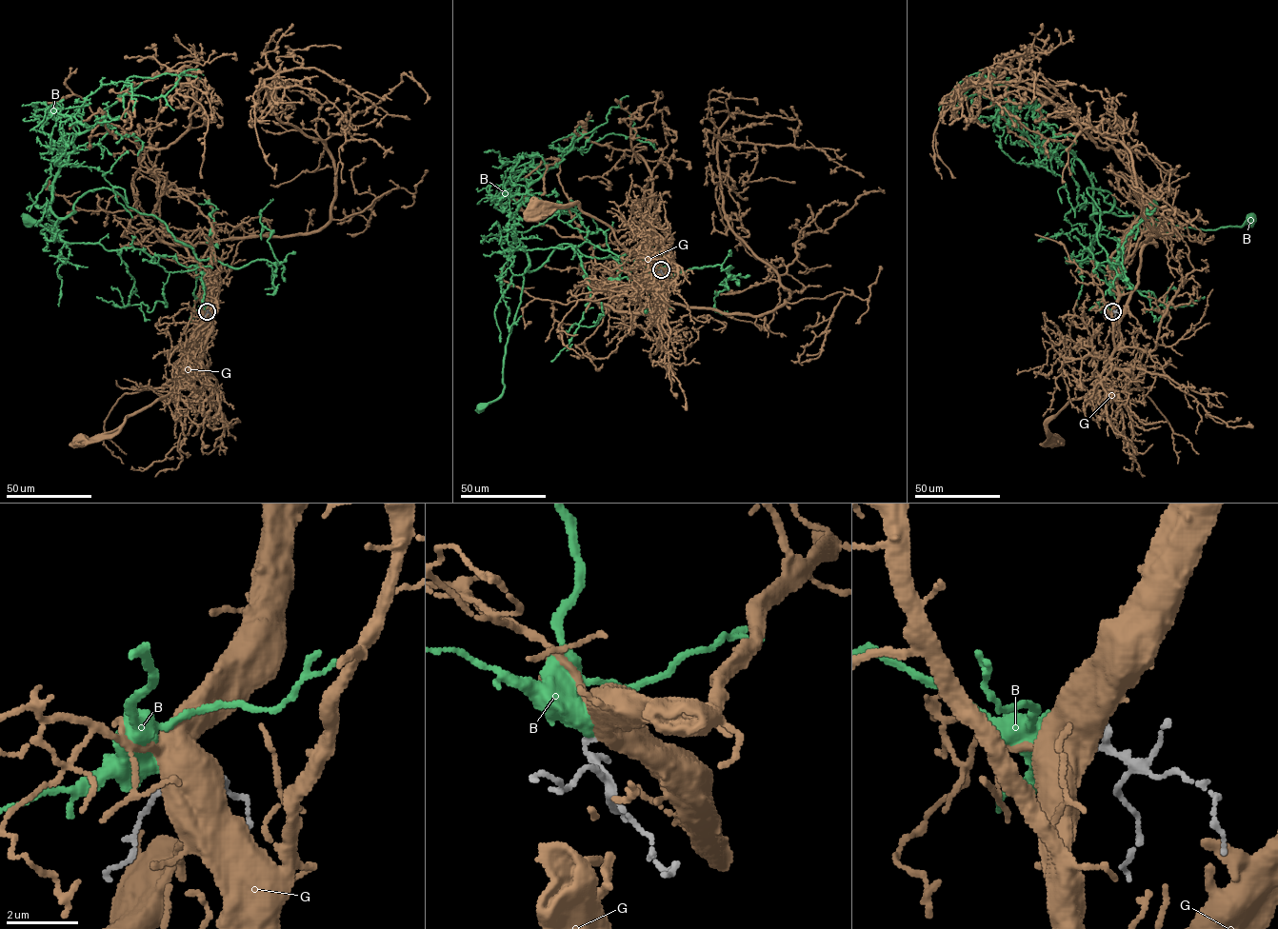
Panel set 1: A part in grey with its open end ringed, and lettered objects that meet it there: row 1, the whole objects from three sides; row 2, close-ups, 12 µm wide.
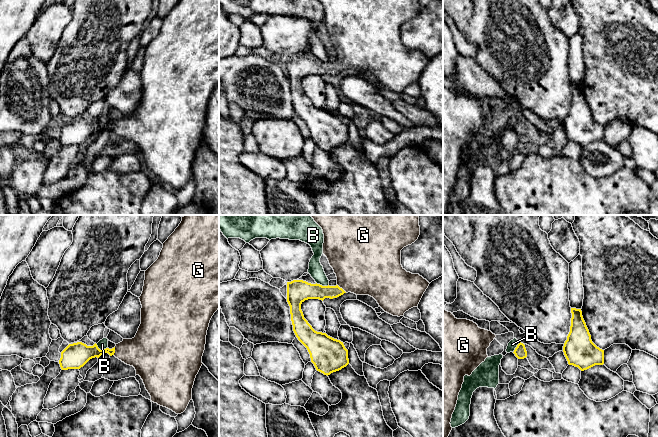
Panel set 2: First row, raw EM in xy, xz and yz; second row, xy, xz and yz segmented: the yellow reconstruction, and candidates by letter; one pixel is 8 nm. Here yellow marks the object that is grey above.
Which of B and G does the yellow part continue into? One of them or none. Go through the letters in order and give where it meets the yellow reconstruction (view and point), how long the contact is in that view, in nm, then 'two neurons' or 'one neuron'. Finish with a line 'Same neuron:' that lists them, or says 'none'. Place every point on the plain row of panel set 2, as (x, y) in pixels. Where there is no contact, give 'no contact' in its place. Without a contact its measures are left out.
B: contact xz (321, 61); length 110 nm; two neurons
G: contact xz (341, 64); length 100 nm; one neuron
Same neuron: G

